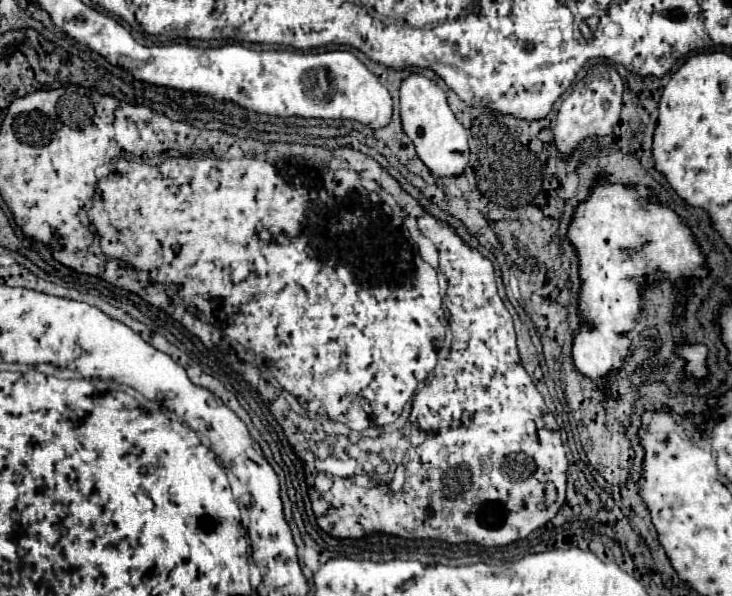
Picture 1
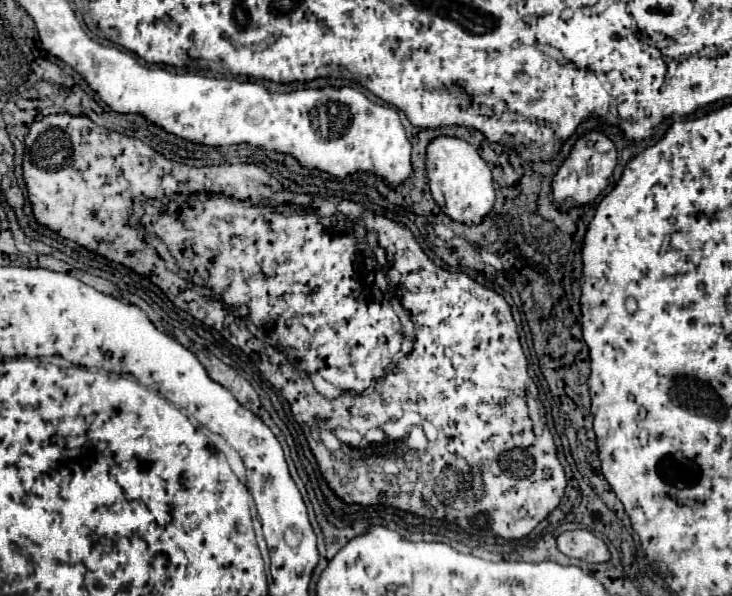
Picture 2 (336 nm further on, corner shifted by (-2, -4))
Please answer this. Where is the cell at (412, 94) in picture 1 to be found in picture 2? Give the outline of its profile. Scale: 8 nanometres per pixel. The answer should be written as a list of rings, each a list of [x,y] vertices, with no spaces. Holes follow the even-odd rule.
[[[436,136],[426,148],[426,176],[432,198],[456,222],[478,224],[494,206],[492,174],[478,150],[456,136]]]

